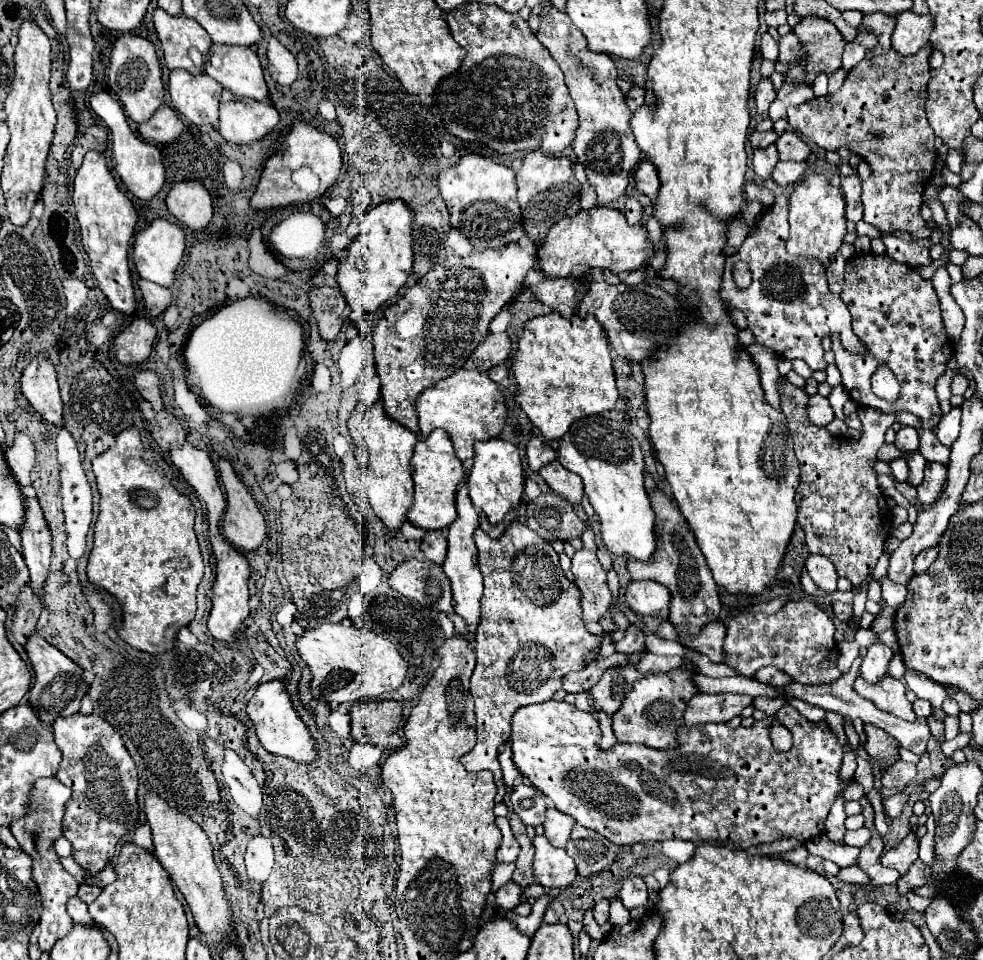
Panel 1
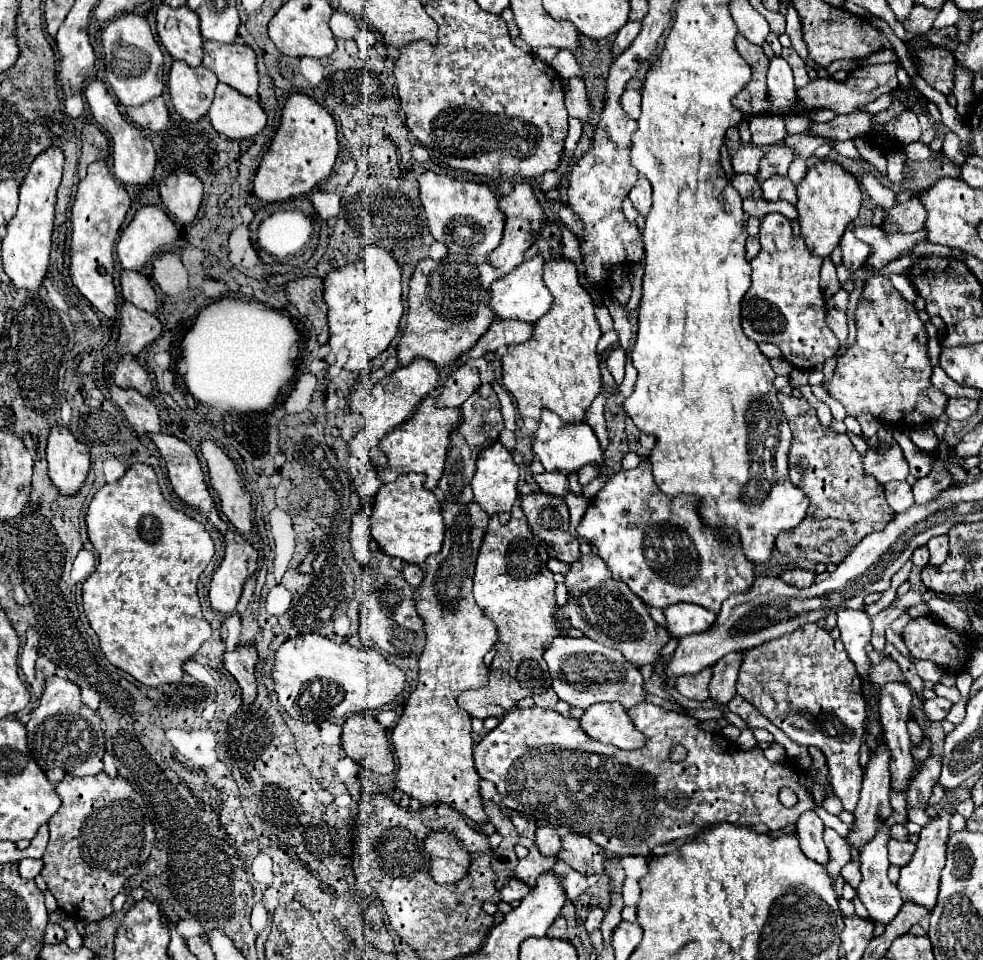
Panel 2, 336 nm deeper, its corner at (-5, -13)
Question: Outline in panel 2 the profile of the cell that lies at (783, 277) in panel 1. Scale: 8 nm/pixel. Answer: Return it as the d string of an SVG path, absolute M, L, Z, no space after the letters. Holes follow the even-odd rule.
M779 213L761 219L761 251L751 261L751 289L741 301L743 331L755 343L773 343L799 369L817 369L839 349L839 339L825 323L825 301L819 287L823 259L809 253L805 241L793 235L791 221Z

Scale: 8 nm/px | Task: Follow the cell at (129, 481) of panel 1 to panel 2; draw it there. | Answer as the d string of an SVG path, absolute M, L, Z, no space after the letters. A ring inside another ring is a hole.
M135 463L115 481L105 483L93 497L87 511L87 535L99 553L99 565L83 583L85 615L99 637L105 657L125 673L149 687L177 683L183 677L183 663L191 659L203 641L211 635L203 619L197 579L215 553L207 529L181 511L175 511L161 495L155 471L145 463Z

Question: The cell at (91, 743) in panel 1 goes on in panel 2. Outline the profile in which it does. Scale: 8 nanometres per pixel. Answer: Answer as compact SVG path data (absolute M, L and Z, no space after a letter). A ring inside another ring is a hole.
M101 771L95 777L73 777L65 773L57 785L57 793L63 803L49 821L51 839L45 855L41 857L41 875L63 913L67 913L71 919L101 921L113 913L111 901L123 889L125 881L143 867L143 859L149 859L155 843L155 827L145 811L141 795L121 775L109 777L105 771Z

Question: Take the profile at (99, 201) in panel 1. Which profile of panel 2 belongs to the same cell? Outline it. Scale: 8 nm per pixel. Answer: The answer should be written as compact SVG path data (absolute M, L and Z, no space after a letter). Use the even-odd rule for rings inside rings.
M95 161L87 167L87 177L77 185L75 201L71 207L71 279L75 287L89 299L89 303L109 319L119 319L117 289L115 289L115 261L113 247L119 229L131 207L131 199L121 183L111 175L107 161Z

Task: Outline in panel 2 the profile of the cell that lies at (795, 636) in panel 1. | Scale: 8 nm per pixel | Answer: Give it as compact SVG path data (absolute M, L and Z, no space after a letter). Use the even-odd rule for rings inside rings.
M815 623L803 625L801 629L789 635L765 641L759 647L743 651L743 663L737 677L737 693L751 701L767 719L771 719L771 723L775 723L795 743L805 747L819 747L827 757L827 767L835 795L843 801L843 807L847 811L855 811L863 779L863 769L859 765L859 737L863 733L865 699L861 693L861 677L853 661L847 657L845 651L835 649L831 633Z

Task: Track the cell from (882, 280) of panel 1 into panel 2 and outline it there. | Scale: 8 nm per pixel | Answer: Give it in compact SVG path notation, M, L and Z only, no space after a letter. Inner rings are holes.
M873 277L873 281L863 287L863 303L859 303L855 309L855 325L857 339L853 347L839 359L833 381L827 387L827 393L841 401L841 405L847 409L847 415L873 415L891 429L911 429L945 415L949 399L931 383L933 365L927 353L929 335L925 323L917 317L915 307L907 303L905 297L893 287L889 277Z

